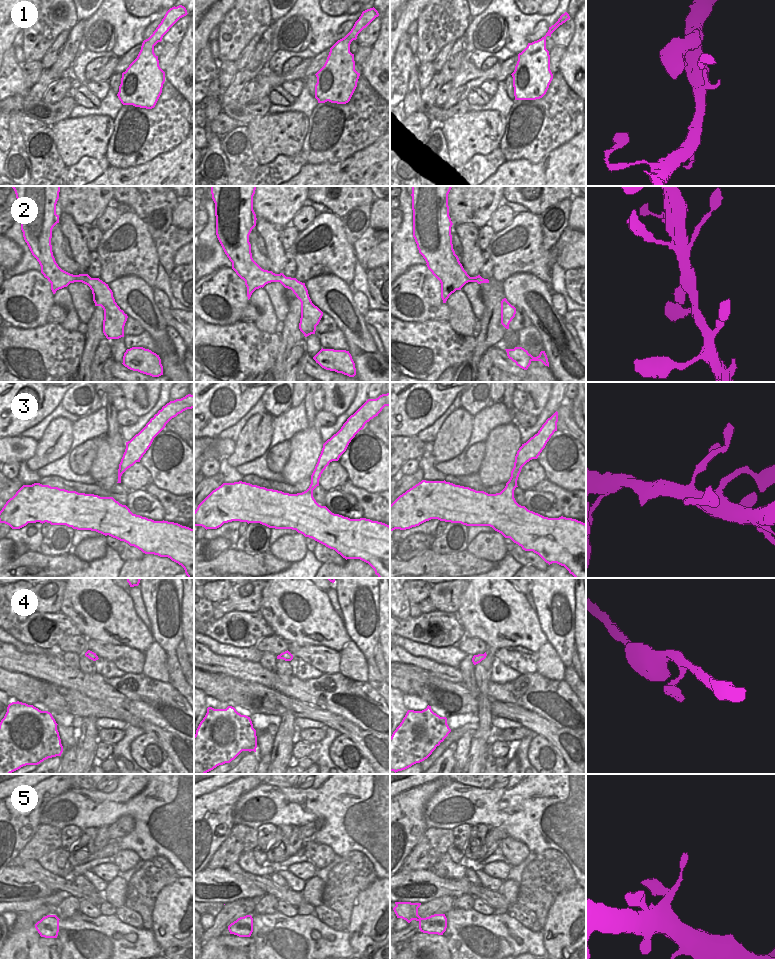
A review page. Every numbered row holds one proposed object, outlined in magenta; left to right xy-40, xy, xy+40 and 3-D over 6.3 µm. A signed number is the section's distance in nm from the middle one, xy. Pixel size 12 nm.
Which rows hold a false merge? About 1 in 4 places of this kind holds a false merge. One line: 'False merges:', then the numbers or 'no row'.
False merges: no row

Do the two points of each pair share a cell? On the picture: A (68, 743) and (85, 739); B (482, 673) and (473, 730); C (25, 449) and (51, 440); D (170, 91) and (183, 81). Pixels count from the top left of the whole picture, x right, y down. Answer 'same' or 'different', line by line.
A: different
B: different
C: different
D: different

